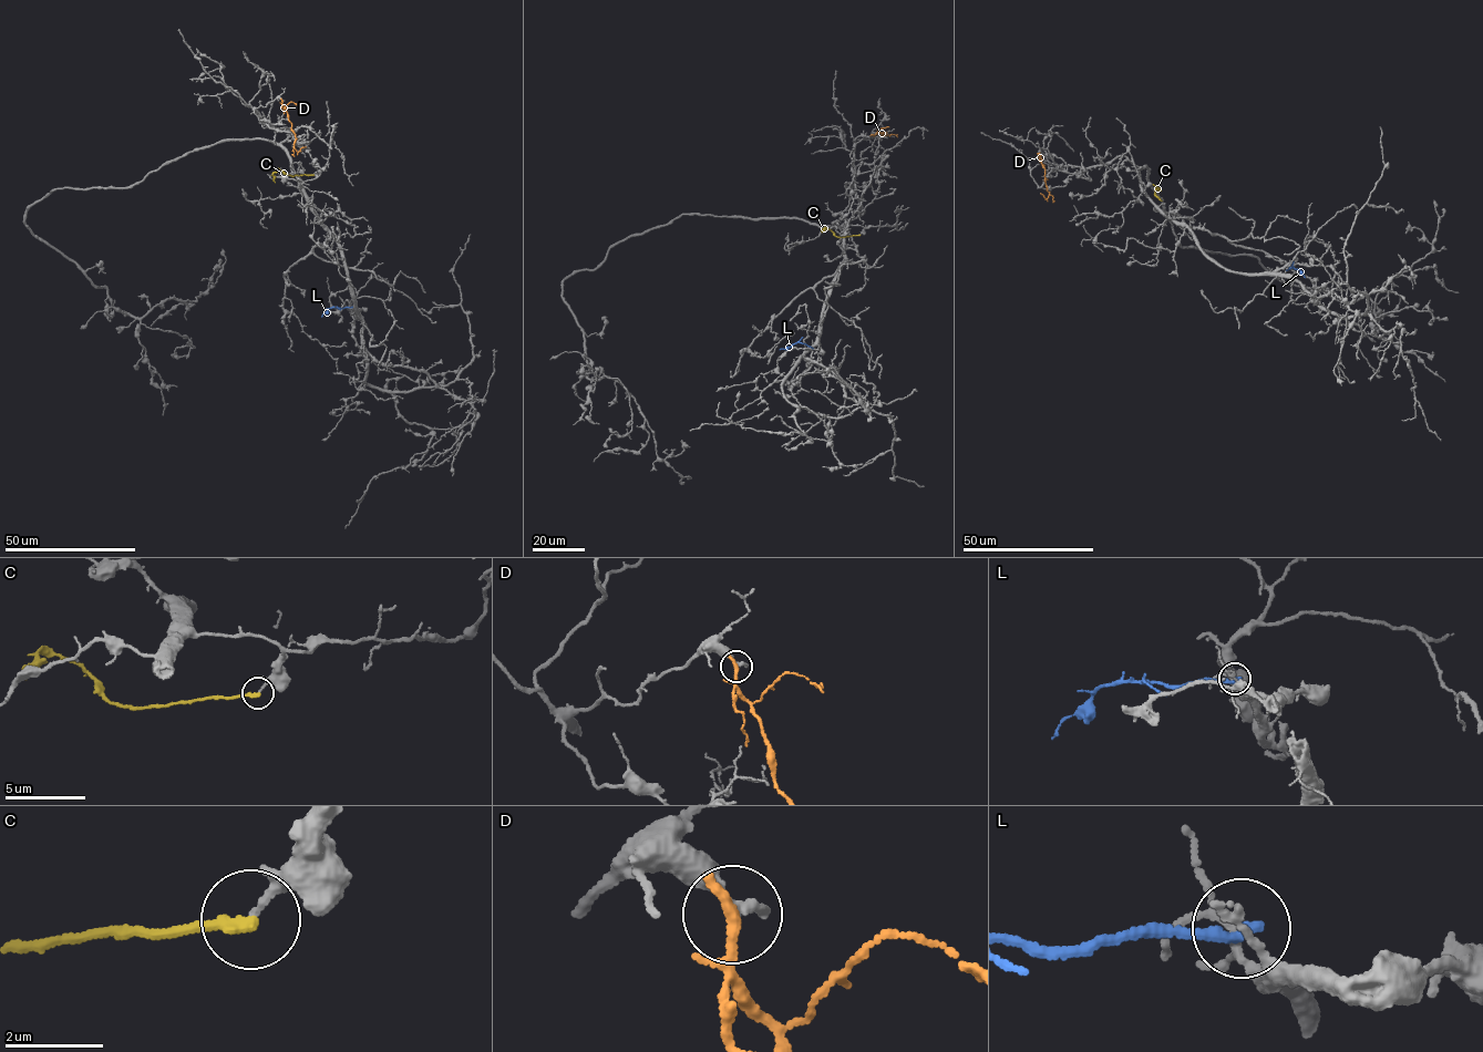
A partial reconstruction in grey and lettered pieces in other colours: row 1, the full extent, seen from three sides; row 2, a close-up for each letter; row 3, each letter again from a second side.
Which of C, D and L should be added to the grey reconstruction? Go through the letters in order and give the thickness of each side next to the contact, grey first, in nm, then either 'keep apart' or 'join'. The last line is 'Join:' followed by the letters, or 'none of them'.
C: 160/240 nm | keep apart
D: 280/200 nm | keep apart
L: 120/240 nm | keep apart
Join: none of them

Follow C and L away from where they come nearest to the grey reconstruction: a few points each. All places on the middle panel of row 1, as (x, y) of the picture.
C: (860, 235), (838, 237), (824, 228), (822, 233)
L: (812, 348), (795, 342), (780, 349)

